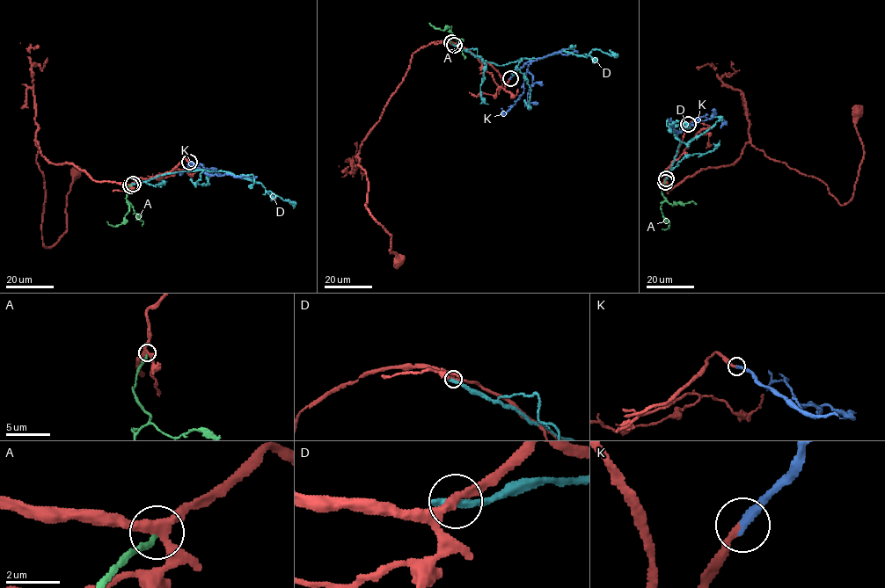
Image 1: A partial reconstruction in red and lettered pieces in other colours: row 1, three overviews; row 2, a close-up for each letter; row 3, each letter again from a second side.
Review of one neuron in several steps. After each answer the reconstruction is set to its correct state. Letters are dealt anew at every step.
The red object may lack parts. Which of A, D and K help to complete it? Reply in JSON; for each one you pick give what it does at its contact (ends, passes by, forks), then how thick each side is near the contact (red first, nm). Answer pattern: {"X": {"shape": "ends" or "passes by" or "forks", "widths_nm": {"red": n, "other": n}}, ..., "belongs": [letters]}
{"K": {"shape": "ends", "widths_nm": {"red": 220, "other": 280}}, "belongs": ["K"]}

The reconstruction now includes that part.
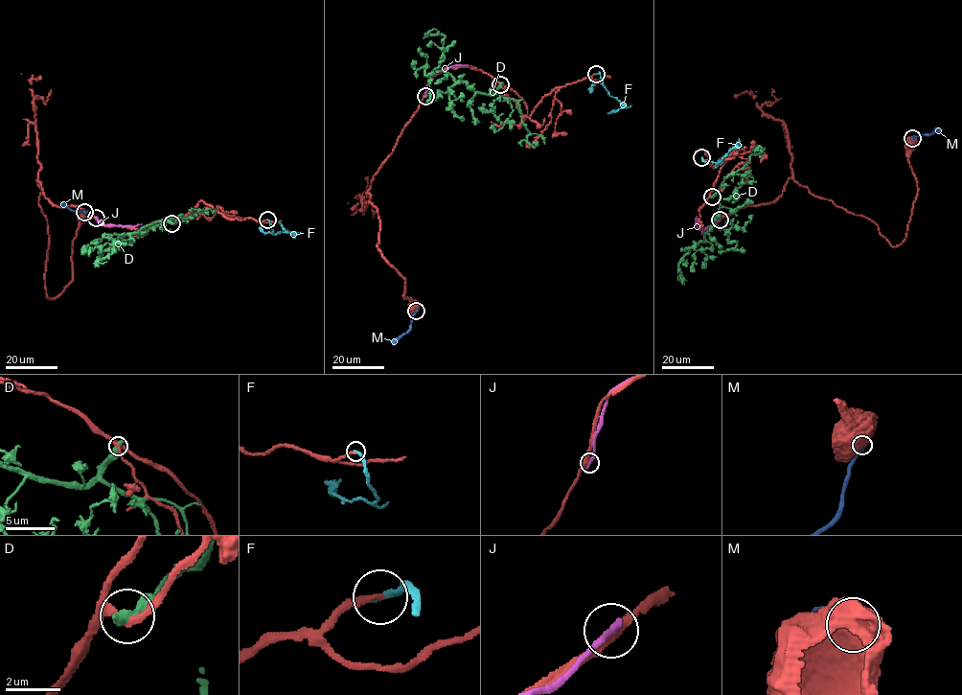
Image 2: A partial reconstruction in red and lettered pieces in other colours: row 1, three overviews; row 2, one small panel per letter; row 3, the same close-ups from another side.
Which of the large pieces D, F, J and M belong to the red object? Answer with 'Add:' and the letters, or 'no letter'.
Add: F

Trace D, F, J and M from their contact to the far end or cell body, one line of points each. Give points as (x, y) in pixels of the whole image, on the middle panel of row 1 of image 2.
D: (501, 84), (494, 92), (486, 94), (443, 71), (432, 71), (445, 58), (443, 35), (428, 34), (437, 29)
F: (596, 73), (600, 73), (603, 85), (622, 105), (607, 113)
J: (425, 96), (429, 81), (436, 74), (457, 65), (470, 67)
M: (416, 310), (410, 328), (392, 343)

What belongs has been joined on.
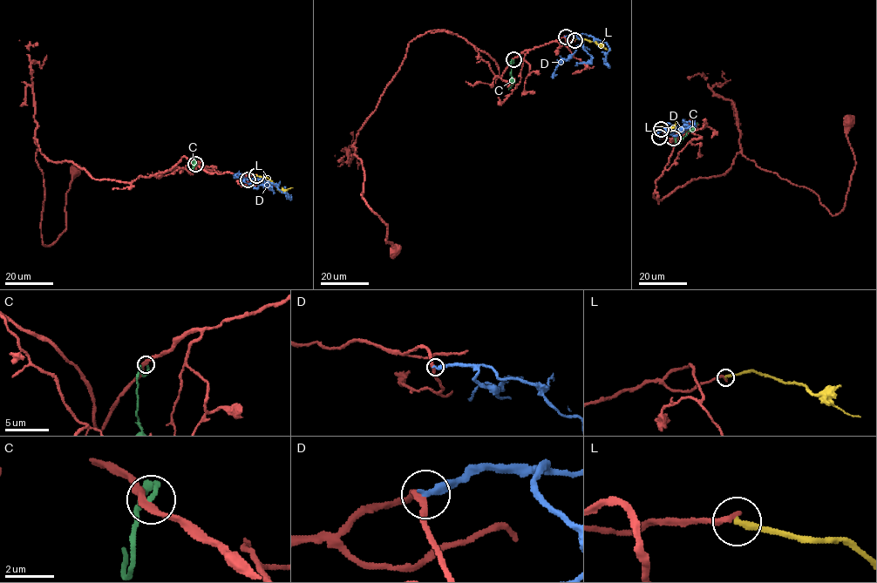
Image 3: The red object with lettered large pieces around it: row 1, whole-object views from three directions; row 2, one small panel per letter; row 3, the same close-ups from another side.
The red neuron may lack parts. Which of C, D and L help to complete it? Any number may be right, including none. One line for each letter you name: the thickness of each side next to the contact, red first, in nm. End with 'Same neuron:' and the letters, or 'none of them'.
L: calibres 280 and 280 nm
Same neuron: L

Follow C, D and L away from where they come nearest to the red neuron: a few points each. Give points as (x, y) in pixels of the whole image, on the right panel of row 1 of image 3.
C: (673, 138), (675, 135), (678, 144), (697, 123)
D: (659, 137), (656, 132), (660, 130), (681, 130), (692, 123), (683, 120)
L: (661, 129), (661, 126), (670, 131), (676, 120)

